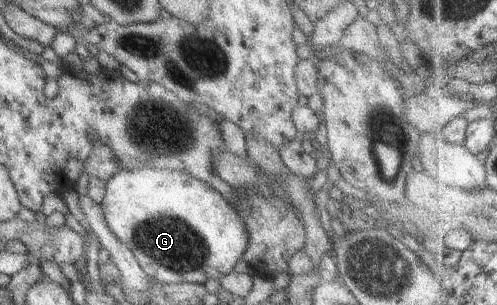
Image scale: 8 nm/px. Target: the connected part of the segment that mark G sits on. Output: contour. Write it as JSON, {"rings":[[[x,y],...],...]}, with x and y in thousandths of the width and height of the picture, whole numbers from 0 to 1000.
{"rings":[[[296,548],[235,551],[209,593],[207,656],[195,669],[209,708],[209,731],[239,800],[260,820],[300,911],[322,928],[408,934],[421,915],[441,918],[469,889],[473,859],[487,846],[499,803],[491,728],[477,708],[479,695],[463,672],[449,630],[435,626],[402,590],[386,587],[370,564]]]}

